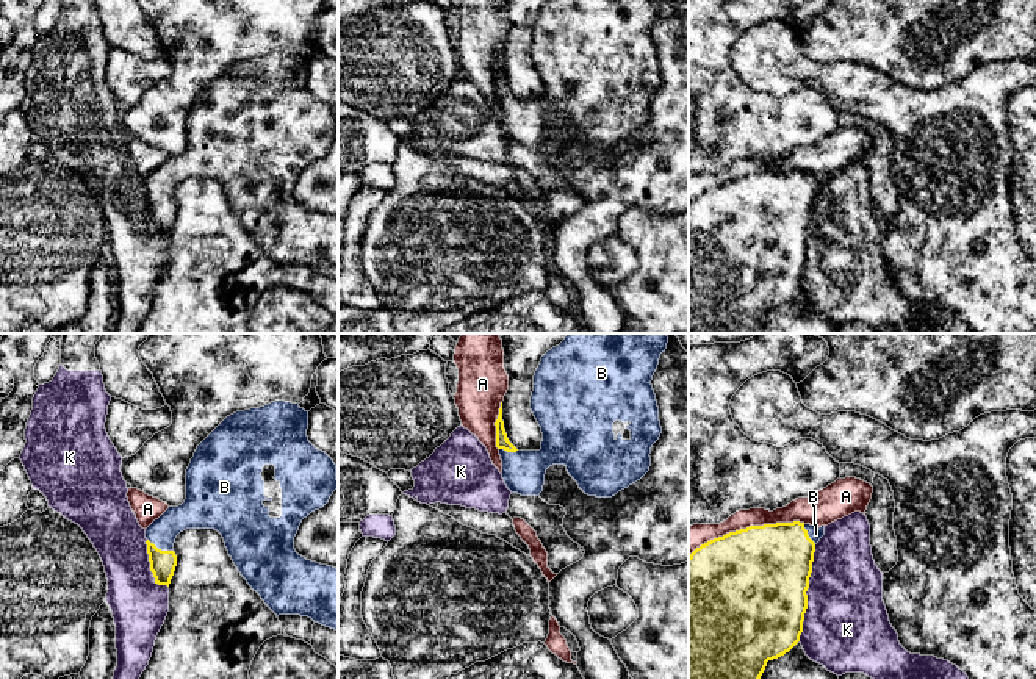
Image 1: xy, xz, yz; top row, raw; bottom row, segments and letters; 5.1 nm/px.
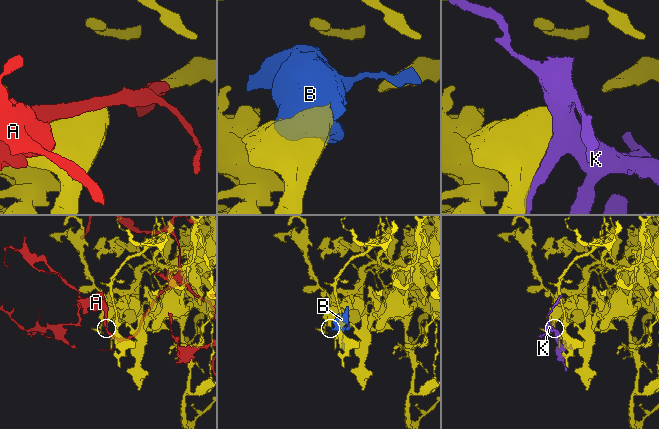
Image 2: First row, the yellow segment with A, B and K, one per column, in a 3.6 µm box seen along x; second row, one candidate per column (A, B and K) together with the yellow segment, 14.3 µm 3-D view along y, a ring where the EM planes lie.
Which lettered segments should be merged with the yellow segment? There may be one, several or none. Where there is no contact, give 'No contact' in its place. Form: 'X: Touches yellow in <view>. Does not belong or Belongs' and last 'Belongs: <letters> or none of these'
A: Touches yellow in yz. Does not belong
B: Touches yellow in xy. Belongs
K: Touches yellow in yz. Does not belong
Belongs: B

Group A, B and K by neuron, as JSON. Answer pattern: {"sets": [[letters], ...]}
{"sets": [["A"], ["B"], ["K"]]}

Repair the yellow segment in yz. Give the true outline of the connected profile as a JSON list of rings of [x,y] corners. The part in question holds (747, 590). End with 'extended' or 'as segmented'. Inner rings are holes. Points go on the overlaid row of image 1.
[[[800,521],[750,526],[714,538],[689,555],[689,679],[761,679],[768,660],[800,641],[815,544],[823,535],[825,526]]]; extended

